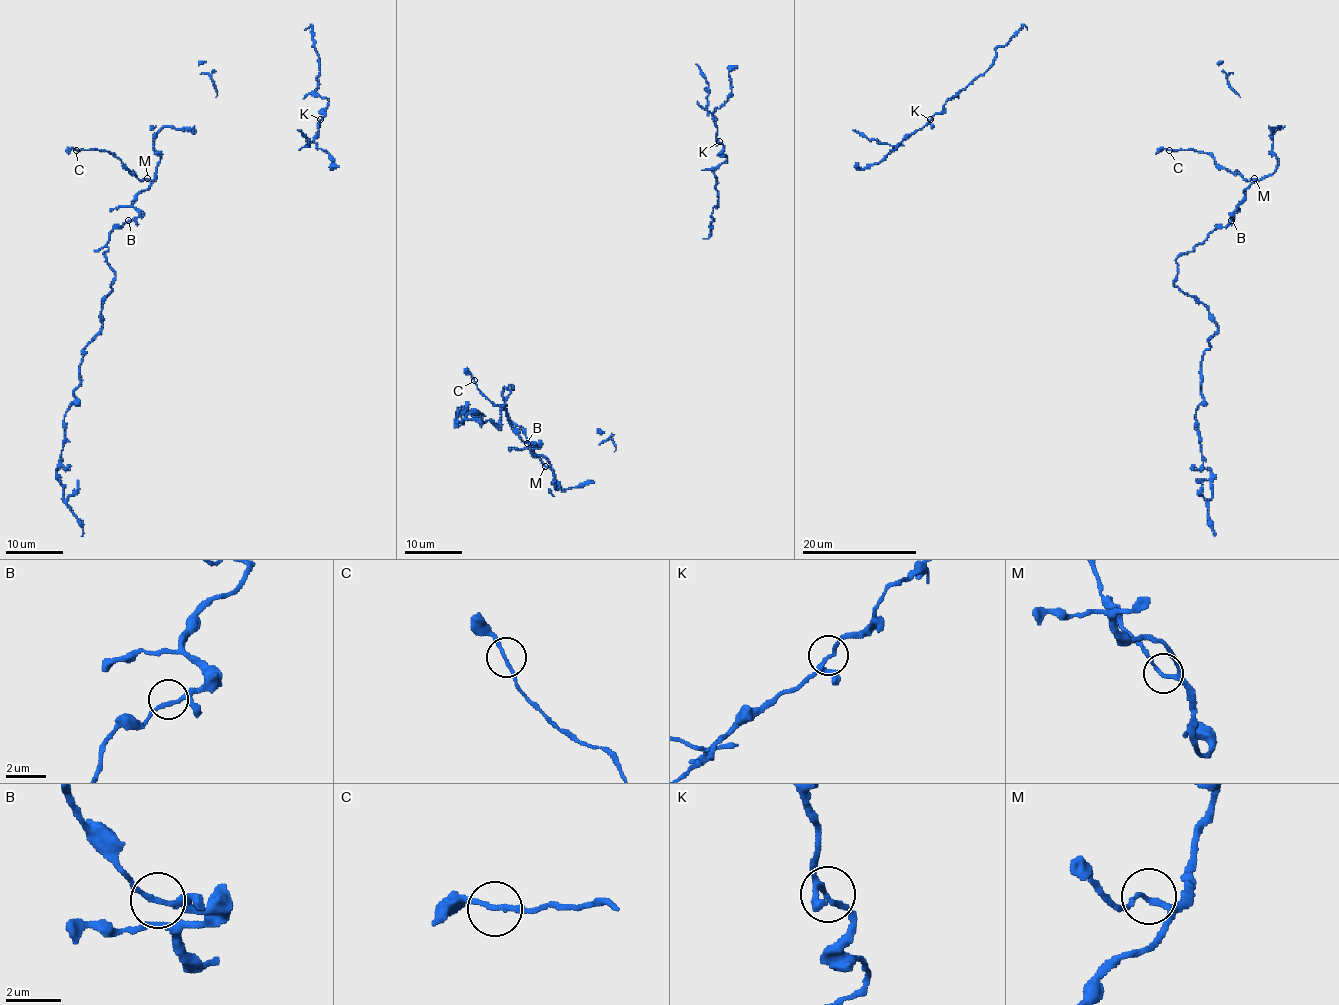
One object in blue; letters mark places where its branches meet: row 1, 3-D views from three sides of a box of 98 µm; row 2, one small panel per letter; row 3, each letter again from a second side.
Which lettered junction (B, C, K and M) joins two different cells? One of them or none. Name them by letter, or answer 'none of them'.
none of them

